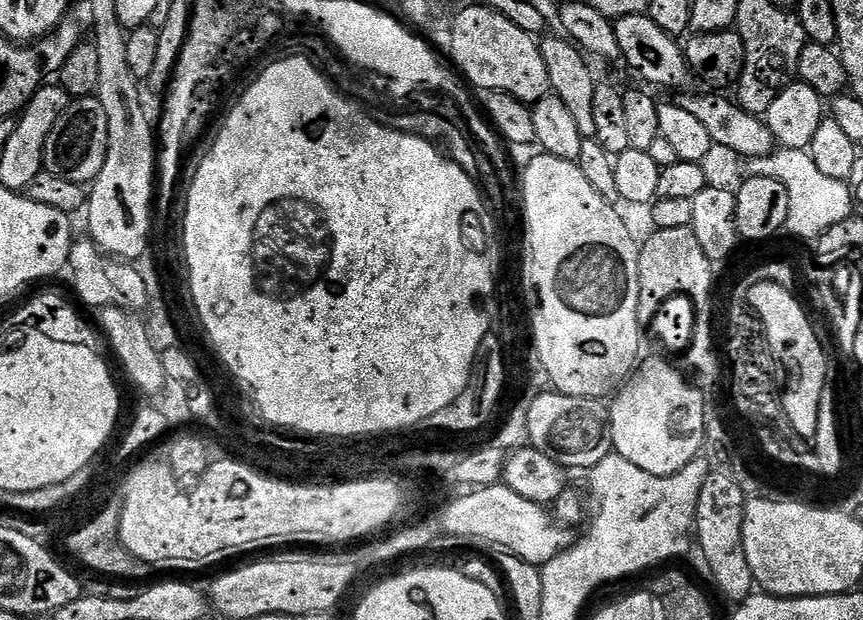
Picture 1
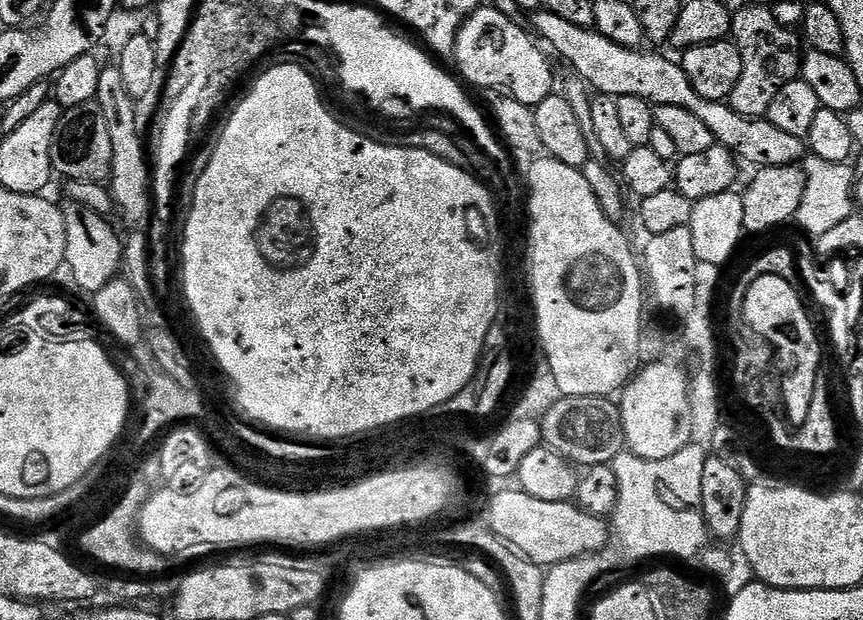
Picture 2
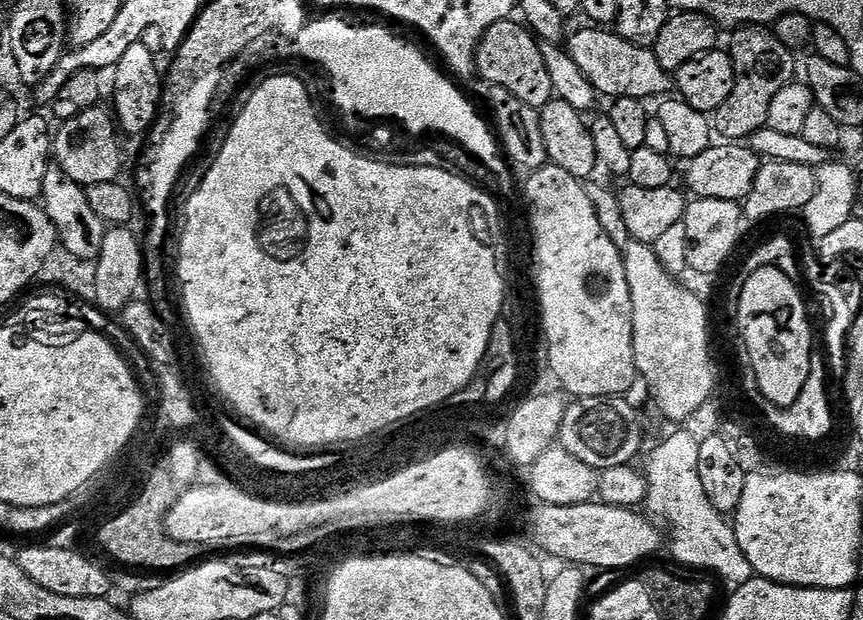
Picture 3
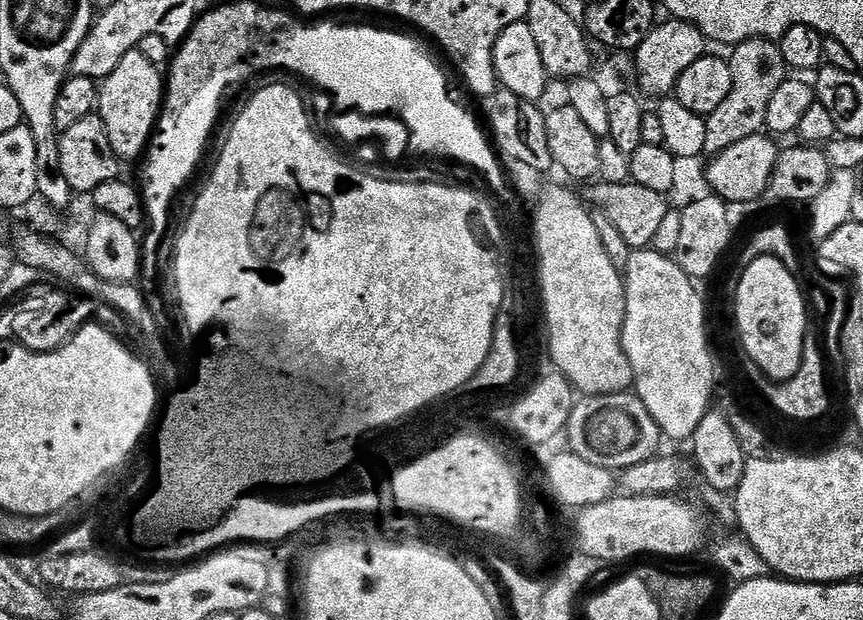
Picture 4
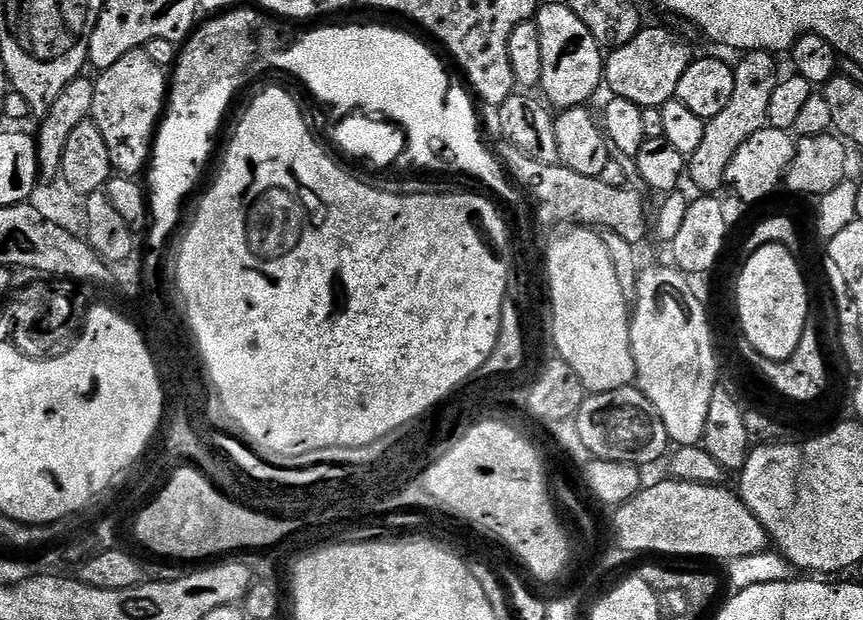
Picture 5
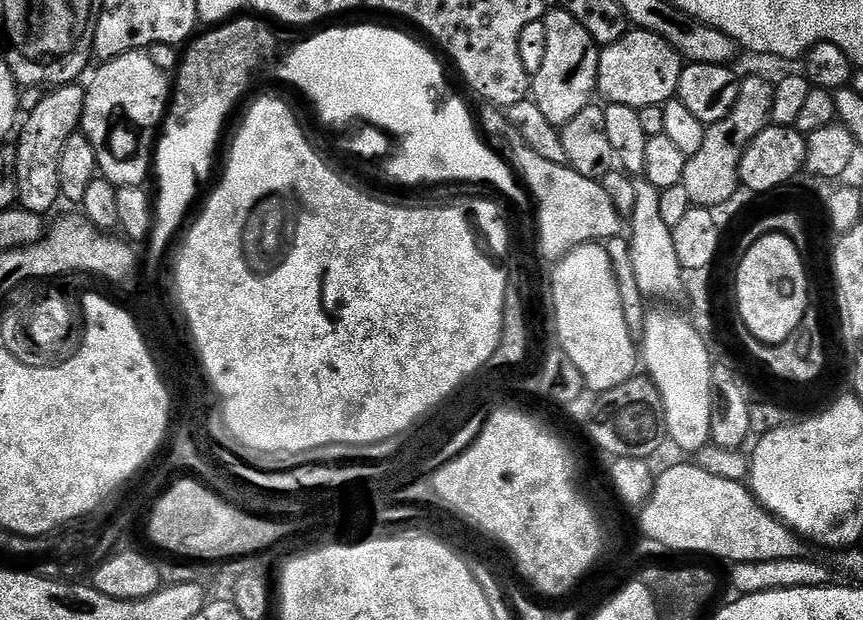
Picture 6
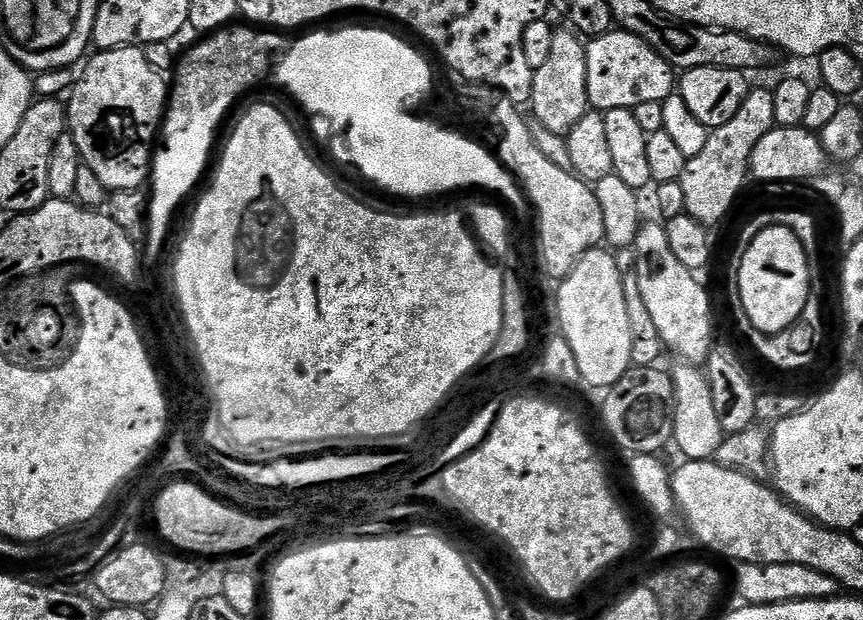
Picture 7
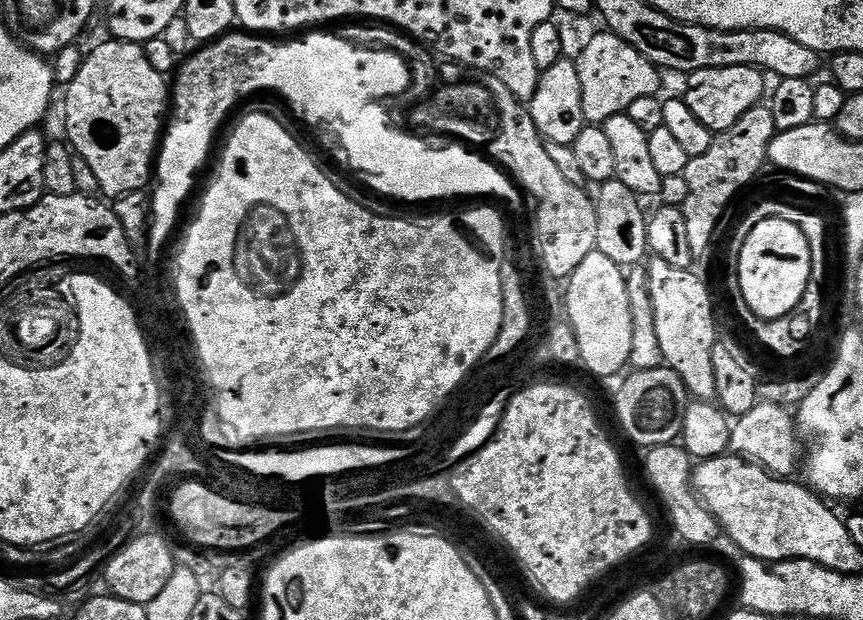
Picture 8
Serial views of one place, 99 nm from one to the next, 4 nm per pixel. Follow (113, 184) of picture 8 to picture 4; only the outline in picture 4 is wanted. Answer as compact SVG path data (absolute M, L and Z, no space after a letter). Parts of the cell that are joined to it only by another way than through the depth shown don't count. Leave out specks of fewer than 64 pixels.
M133 50L126 54L126 58L122 58L122 62L118 62L118 66L114 66L114 74L107 76L99 85L99 89L98 115L102 122L106 122L106 134L110 134L110 146L114 146L114 154L121 162L136 159L139 161L152 143L152 134L156 131L156 122L160 118L160 109L164 103L166 80L161 69L154 62L150 62L146 54Z

